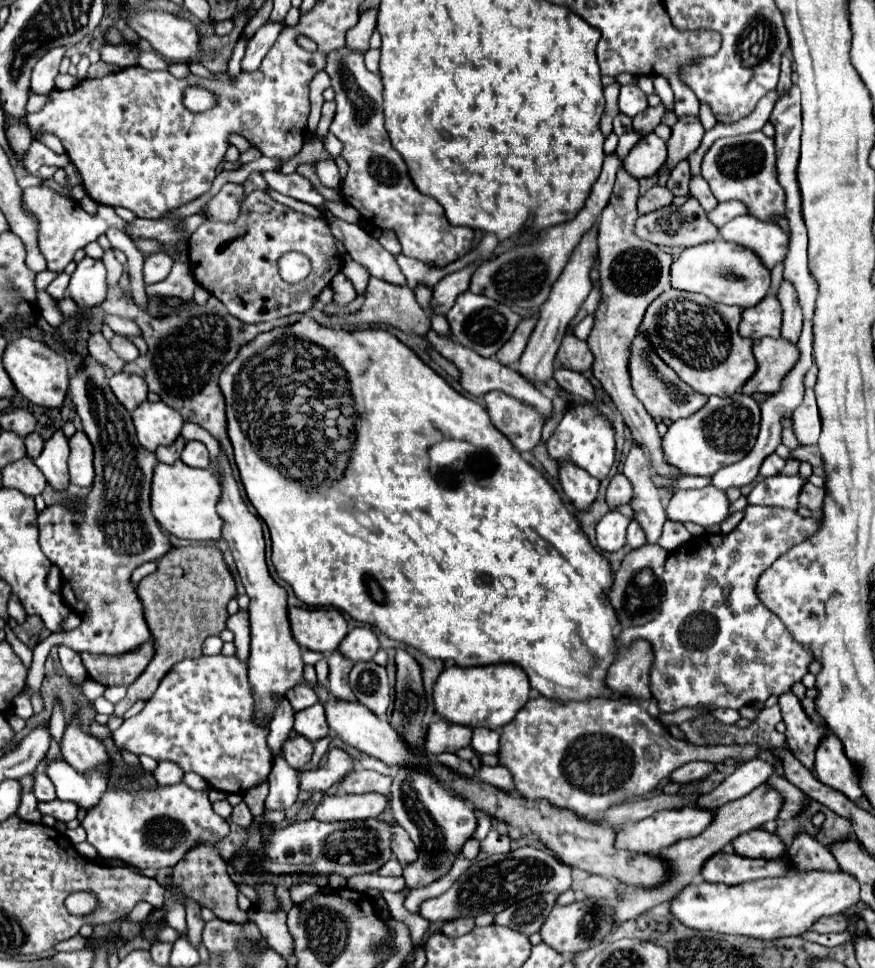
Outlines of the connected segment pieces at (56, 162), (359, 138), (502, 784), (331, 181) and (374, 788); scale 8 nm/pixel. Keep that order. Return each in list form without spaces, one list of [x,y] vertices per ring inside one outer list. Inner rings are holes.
[[[32,142],[30,150],[28,150],[28,154],[26,154],[26,160],[24,160],[26,170],[28,170],[30,174],[36,174],[42,164],[64,168],[68,162],[70,162],[70,160],[68,160],[66,154],[56,154],[56,152],[52,152],[48,146],[44,146],[42,142]]]
[[[340,48],[328,54],[326,68],[336,92],[336,116],[330,124],[330,132],[344,144],[342,158],[348,162],[348,174],[342,184],[344,202],[354,206],[360,216],[378,230],[396,232],[402,254],[416,258],[436,268],[448,266],[474,250],[474,230],[462,226],[450,226],[444,210],[434,198],[424,196],[412,184],[402,156],[390,146],[384,130],[382,112],[382,80],[364,66],[364,56],[348,48]]]
[[[482,764],[482,770],[480,770],[476,776],[478,776],[480,780],[484,780],[484,782],[496,786],[496,788],[500,788],[500,790],[506,790],[506,792],[516,794],[516,788],[514,788],[514,784],[512,784],[512,776],[510,776],[510,772],[508,772],[506,768],[502,768],[502,766],[490,768],[490,766],[484,766],[484,764]]]
[[[334,160],[316,162],[314,168],[316,168],[316,174],[318,174],[320,182],[322,182],[326,188],[338,188],[338,186],[342,184],[342,178],[338,176],[338,168],[336,168]]]
[[[354,770],[352,774],[346,776],[346,780],[338,786],[338,794],[364,794],[364,792],[380,792],[380,794],[390,794],[390,776],[382,776],[372,770]]]

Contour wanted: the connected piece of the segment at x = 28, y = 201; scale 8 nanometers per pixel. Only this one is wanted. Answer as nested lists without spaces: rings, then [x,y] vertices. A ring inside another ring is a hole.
[[[26,188],[24,190],[24,206],[38,218],[40,224],[40,252],[44,254],[48,262],[48,270],[62,272],[72,260],[76,250],[86,248],[90,242],[94,242],[98,236],[106,234],[108,228],[118,228],[126,232],[128,224],[114,212],[114,208],[108,208],[104,204],[98,206],[96,214],[88,214],[82,210],[82,206],[66,196],[60,196],[58,192],[52,192],[52,188]]]

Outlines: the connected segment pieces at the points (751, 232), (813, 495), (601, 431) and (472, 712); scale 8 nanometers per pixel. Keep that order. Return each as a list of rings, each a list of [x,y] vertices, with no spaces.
[[[736,216],[720,228],[724,240],[736,242],[744,248],[750,248],[762,264],[772,270],[776,264],[784,262],[788,252],[788,234],[776,222],[756,220],[754,216]]]
[[[808,482],[800,492],[800,506],[810,508],[812,512],[820,512],[822,502],[824,502],[824,488],[818,488]]]
[[[574,404],[568,408],[556,430],[546,442],[548,452],[554,460],[570,460],[576,466],[590,472],[594,478],[604,480],[614,464],[614,430],[592,404]]]
[[[514,664],[494,666],[448,666],[434,684],[434,712],[452,724],[470,728],[502,728],[508,724],[530,696],[528,676]]]

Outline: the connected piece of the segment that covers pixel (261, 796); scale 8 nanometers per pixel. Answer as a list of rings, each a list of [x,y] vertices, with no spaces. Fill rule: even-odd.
[[[262,784],[262,786],[252,788],[252,790],[242,794],[242,800],[248,804],[248,808],[250,808],[254,818],[264,814],[264,800],[266,800],[266,796],[268,796],[268,784]]]

